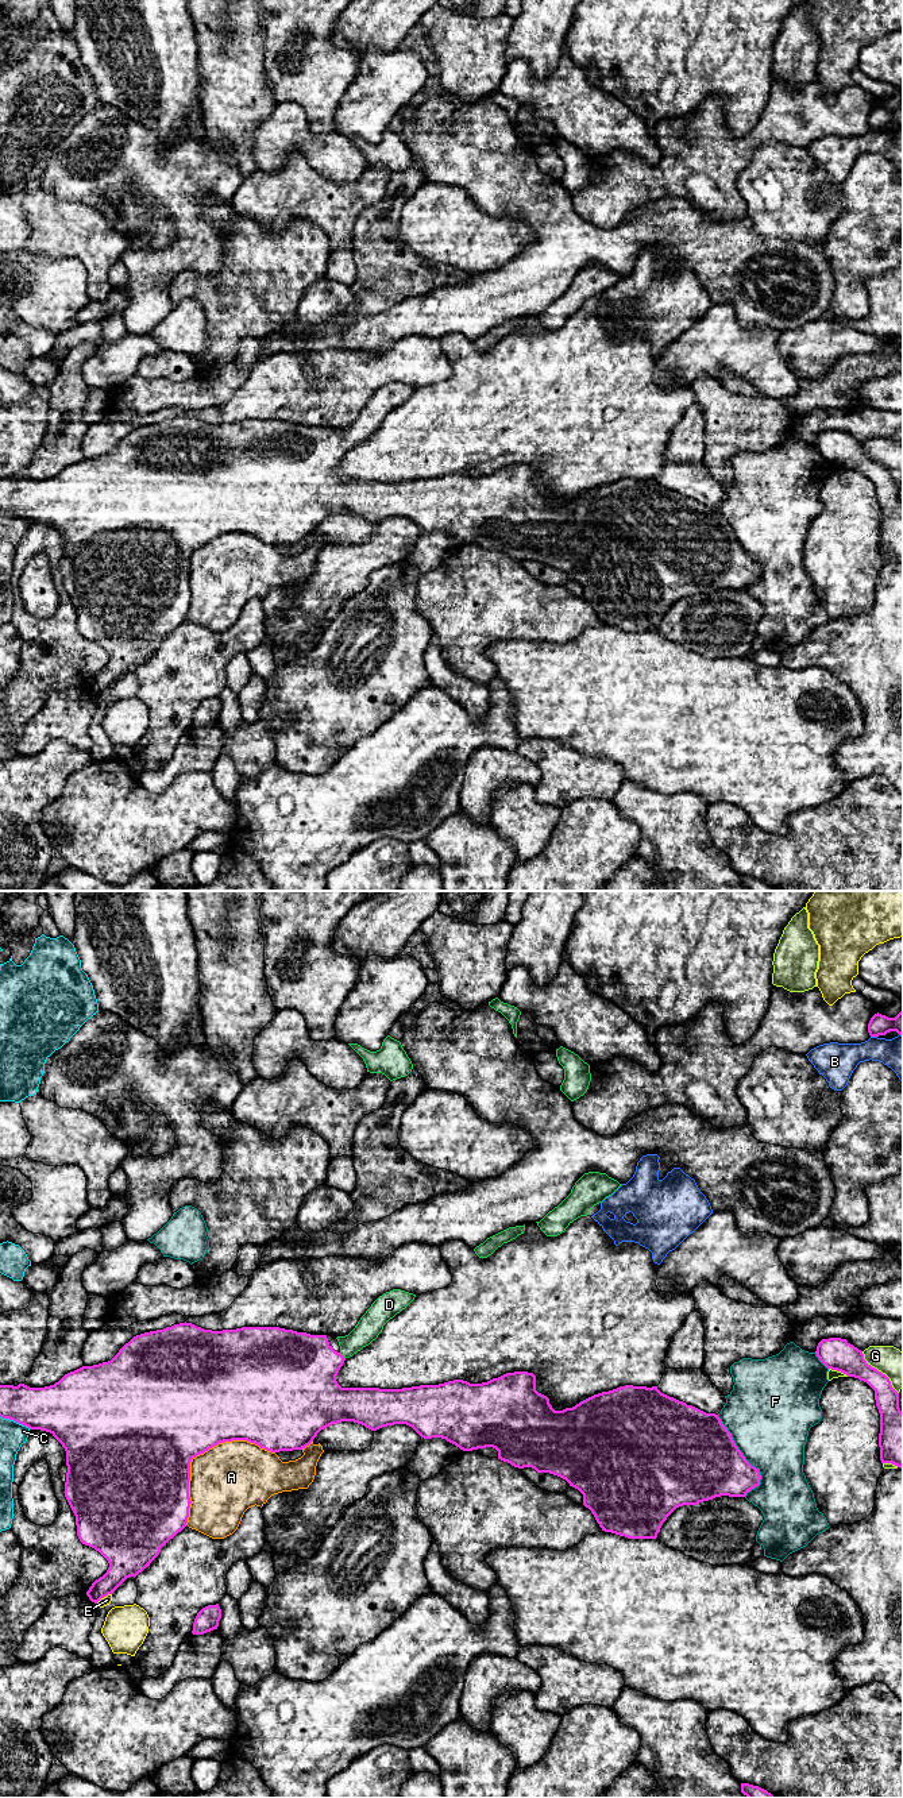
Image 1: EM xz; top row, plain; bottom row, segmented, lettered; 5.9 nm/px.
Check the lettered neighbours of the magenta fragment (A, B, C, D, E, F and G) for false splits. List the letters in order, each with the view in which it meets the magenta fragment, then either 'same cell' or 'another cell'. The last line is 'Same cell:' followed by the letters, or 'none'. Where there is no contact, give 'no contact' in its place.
A: xz | another cell
B: xz | another cell
C: xz | another cell
D: xz | same cell
E: xz | another cell
F: xz | another cell
G: xz | another cell
Same cell: D

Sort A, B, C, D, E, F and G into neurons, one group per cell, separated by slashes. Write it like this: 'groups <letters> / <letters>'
groups A / B / C / D / E / F / G

